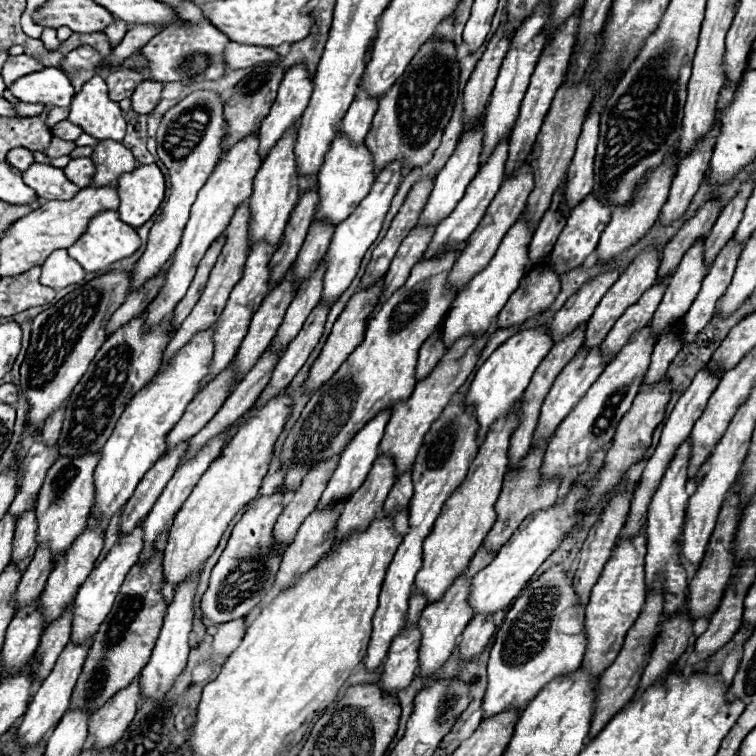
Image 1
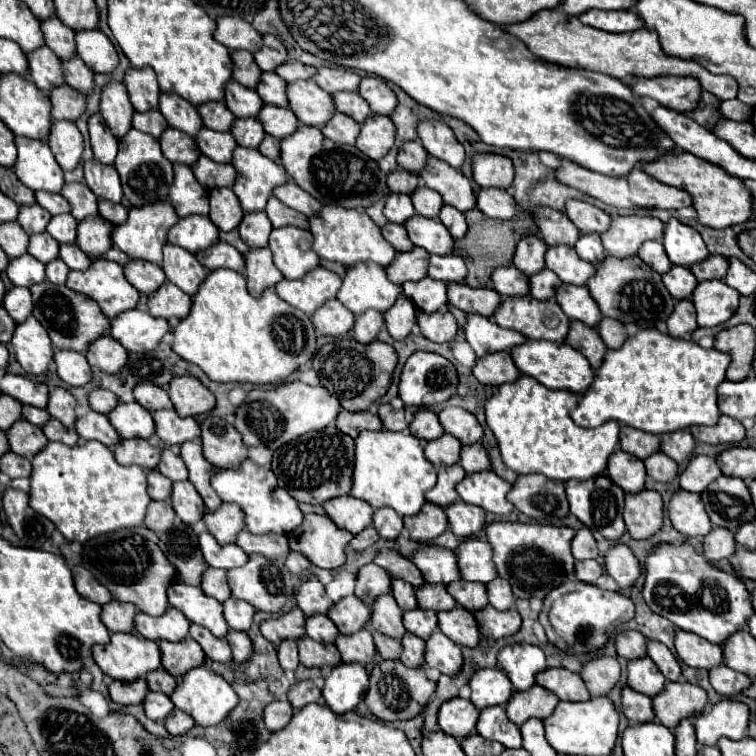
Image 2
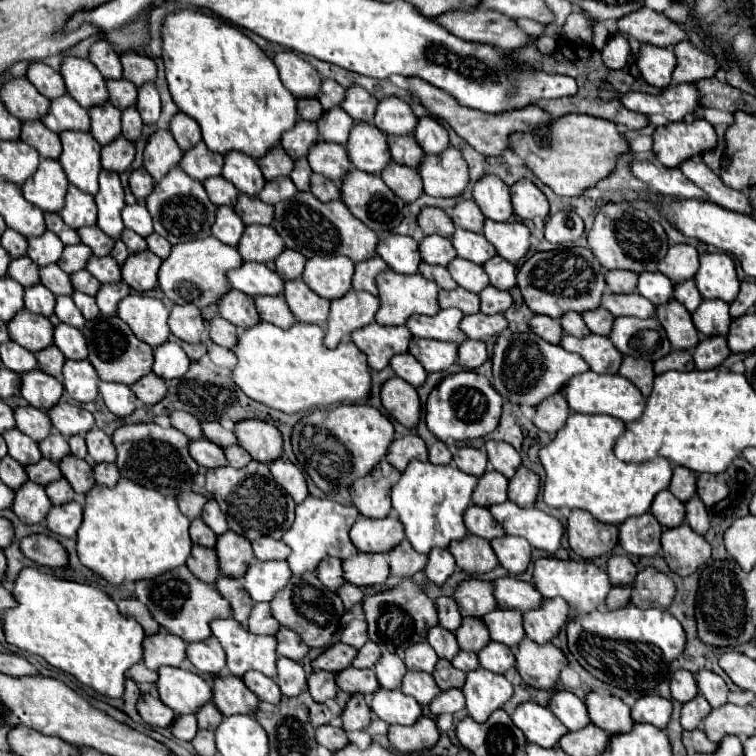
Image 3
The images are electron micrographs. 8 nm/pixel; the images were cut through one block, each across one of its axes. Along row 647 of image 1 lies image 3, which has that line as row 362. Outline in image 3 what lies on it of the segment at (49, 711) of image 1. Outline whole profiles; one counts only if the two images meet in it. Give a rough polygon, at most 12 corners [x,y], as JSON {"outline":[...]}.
{"outline":[[66,360],[62,384],[70,398],[98,398],[100,378],[88,360]]}

